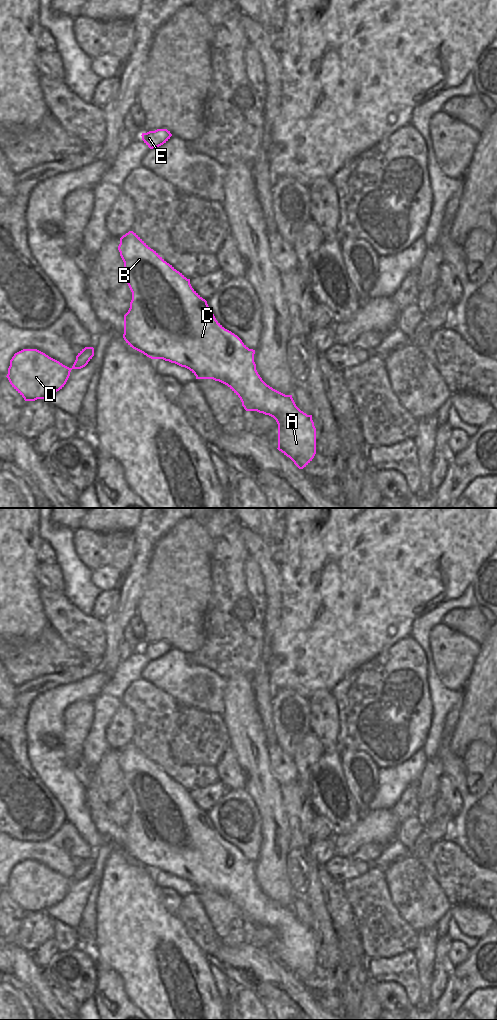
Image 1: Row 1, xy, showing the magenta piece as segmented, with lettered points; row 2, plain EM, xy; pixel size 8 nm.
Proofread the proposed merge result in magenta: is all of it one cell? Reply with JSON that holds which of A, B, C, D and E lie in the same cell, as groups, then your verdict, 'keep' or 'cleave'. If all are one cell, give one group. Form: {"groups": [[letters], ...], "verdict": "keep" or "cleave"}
{"groups": [["A", "B", "C", "D", "E"]], "verdict": "keep"}

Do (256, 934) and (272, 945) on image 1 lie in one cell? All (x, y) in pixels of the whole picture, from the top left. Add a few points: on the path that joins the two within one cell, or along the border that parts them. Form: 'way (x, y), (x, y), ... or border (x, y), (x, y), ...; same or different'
way (260, 936), (268, 941); same

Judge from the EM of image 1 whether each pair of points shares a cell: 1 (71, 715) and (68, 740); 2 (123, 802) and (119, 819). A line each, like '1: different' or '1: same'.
1: same
2: same

